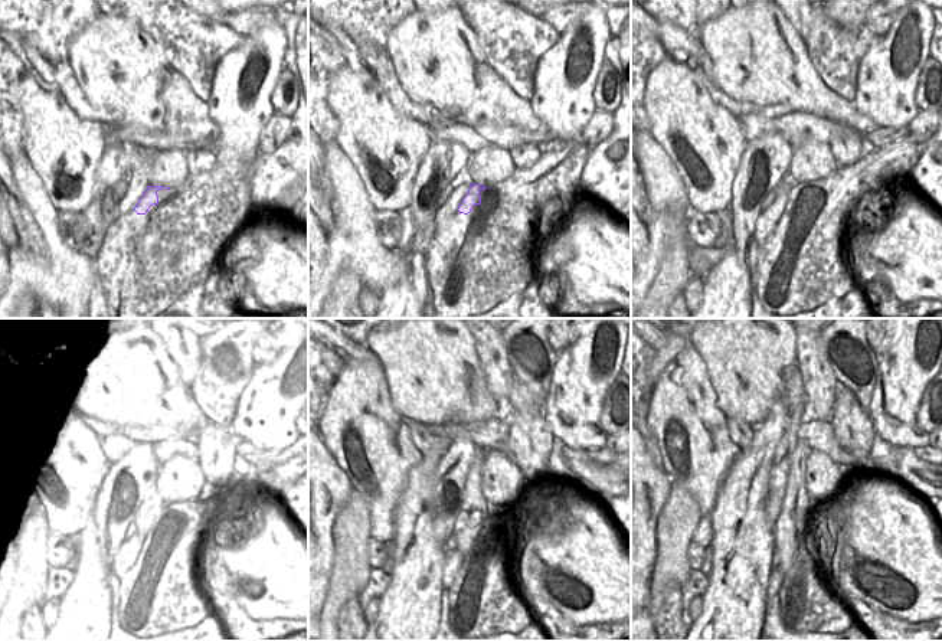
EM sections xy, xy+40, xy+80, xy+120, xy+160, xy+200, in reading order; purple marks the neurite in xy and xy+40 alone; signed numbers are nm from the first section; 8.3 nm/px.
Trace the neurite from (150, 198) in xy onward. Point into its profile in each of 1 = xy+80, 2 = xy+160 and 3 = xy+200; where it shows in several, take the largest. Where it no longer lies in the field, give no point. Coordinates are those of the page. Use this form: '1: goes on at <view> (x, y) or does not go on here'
1: goes on at xy+80 (795, 198)
2: goes on at xy+160 (473, 509)
3: goes on at xy+200 (791, 526)

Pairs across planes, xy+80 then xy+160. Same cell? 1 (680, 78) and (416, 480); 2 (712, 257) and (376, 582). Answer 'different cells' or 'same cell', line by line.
1: different cells
2: same cell

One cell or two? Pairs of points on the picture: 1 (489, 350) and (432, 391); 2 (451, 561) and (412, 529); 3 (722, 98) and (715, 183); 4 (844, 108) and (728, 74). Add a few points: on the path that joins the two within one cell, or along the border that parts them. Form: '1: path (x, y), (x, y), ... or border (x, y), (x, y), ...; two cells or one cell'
1: border (470, 333), (489, 389); two cells
2: border (445, 543), (442, 588); two cells
3: border (700, 79), (709, 97), (735, 118); two cells
4: path (815, 98), (794, 85), (756, 85); one cell

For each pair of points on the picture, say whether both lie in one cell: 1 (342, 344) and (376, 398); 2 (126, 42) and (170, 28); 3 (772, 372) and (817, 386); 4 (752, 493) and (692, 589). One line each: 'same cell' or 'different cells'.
1: different cells
2: different cells
3: different cells
4: different cells

